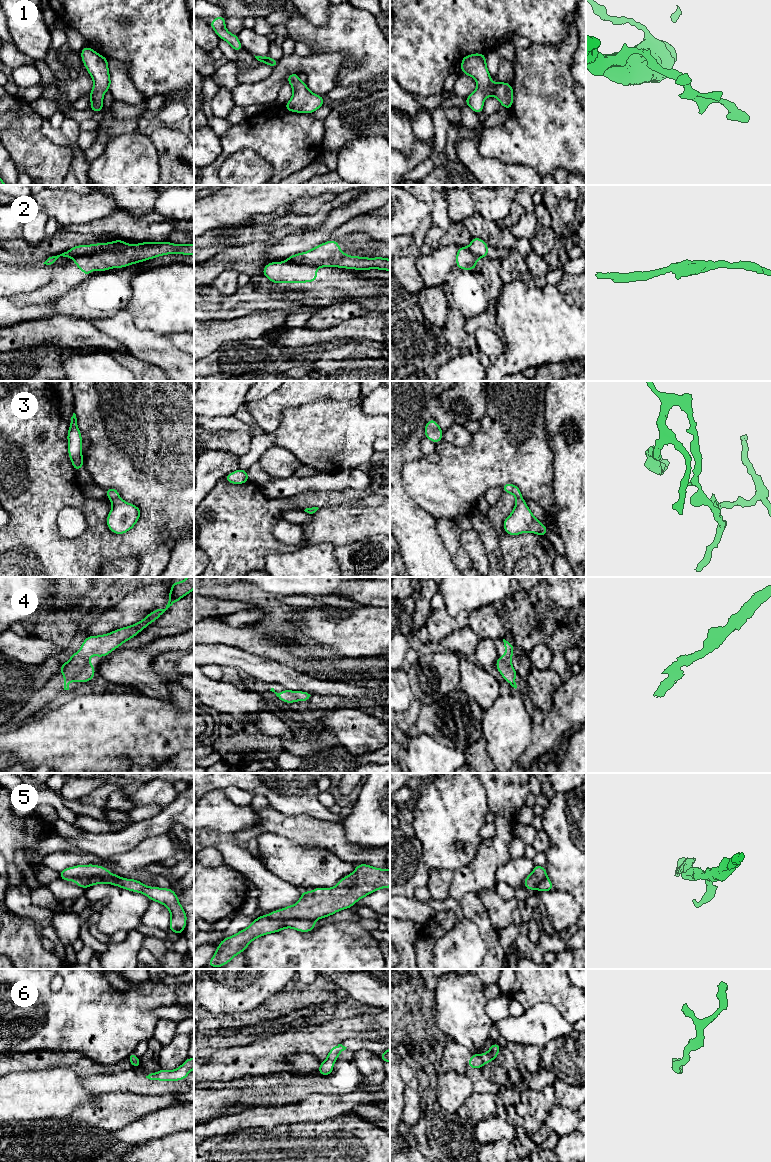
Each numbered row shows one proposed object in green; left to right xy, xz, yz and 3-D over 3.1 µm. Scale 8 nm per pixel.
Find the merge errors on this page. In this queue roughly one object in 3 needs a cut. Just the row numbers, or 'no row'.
2

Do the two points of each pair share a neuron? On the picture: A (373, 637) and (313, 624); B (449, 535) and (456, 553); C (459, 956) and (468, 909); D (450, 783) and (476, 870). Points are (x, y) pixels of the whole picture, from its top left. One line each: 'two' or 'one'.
A: one
B: one
C: two
D: two

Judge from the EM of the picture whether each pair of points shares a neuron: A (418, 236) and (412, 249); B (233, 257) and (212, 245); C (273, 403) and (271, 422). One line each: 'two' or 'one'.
A: one
B: two
C: one

